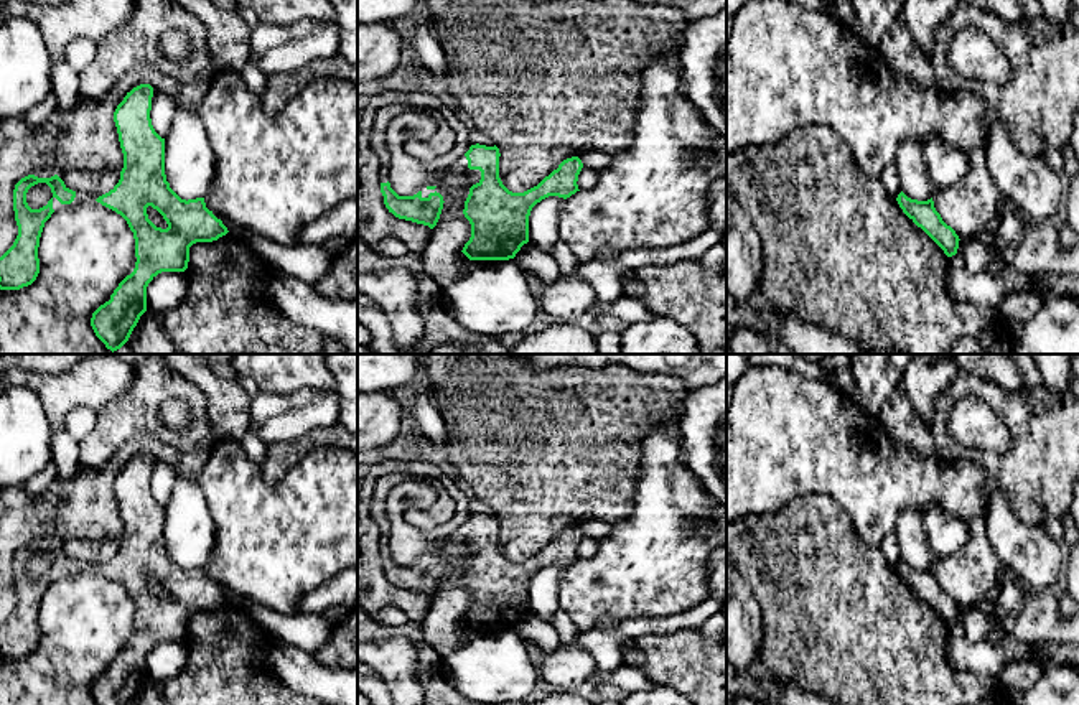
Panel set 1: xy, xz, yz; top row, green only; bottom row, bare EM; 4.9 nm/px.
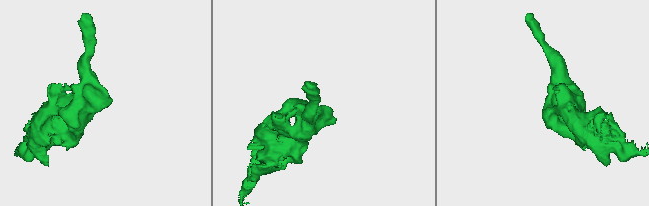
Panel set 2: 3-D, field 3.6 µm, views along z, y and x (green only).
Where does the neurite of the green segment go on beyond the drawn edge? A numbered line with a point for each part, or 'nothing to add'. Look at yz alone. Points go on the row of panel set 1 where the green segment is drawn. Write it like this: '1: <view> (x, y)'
nothing to add

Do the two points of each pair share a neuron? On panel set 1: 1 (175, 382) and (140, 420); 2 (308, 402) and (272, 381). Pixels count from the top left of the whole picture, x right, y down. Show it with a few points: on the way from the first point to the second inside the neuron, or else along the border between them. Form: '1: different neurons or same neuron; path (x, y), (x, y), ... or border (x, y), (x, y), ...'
1: same neuron; path (165, 387), (142, 410)
2: different neurons; border (261, 391), (331, 392)

